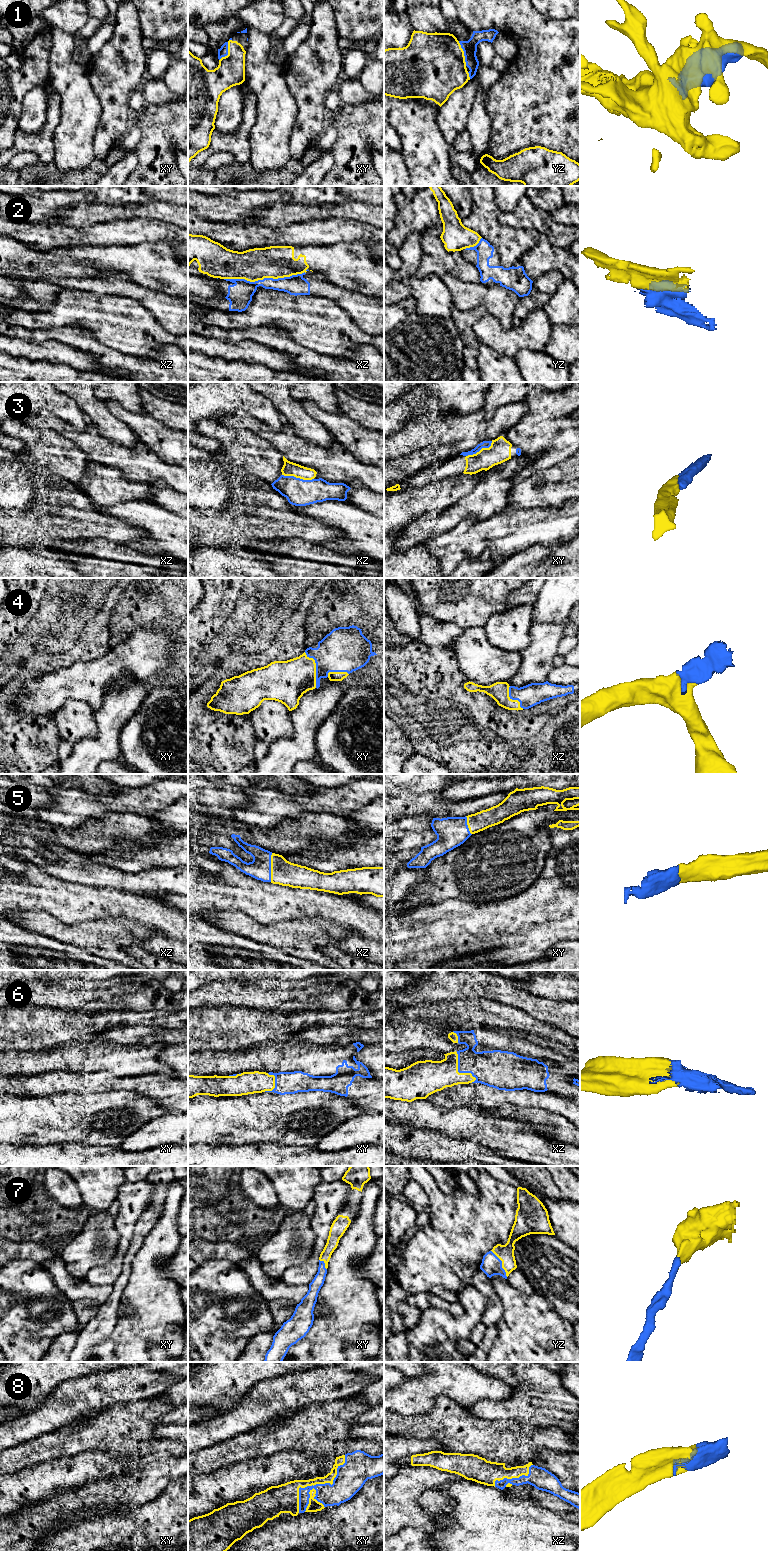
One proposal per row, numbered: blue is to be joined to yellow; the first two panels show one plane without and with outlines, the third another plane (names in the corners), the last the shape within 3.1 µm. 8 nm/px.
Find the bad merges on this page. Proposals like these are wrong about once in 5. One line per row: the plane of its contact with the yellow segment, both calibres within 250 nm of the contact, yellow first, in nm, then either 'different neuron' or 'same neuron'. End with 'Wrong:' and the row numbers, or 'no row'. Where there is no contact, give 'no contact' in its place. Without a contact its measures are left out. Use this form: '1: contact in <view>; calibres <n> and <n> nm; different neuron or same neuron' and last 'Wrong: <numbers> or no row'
1: contact in yz; calibres 500 and 120 nm; same neuron
2: contact in xz; calibres 260 and 190 nm; different neuron
3: contact in xz; calibres 110 and 220 nm; same neuron
4: contact in xy; calibres 320 and 340 nm; same neuron
5: contact in xz; calibres 200 and 180 nm; same neuron
6: contact in xz; calibres 260 and 280 nm; same neuron
7: contact in yz; calibres 140 and 170 nm; same neuron
8: contact in xy; calibres 160 and 220 nm; same neuron
Wrong: 2

